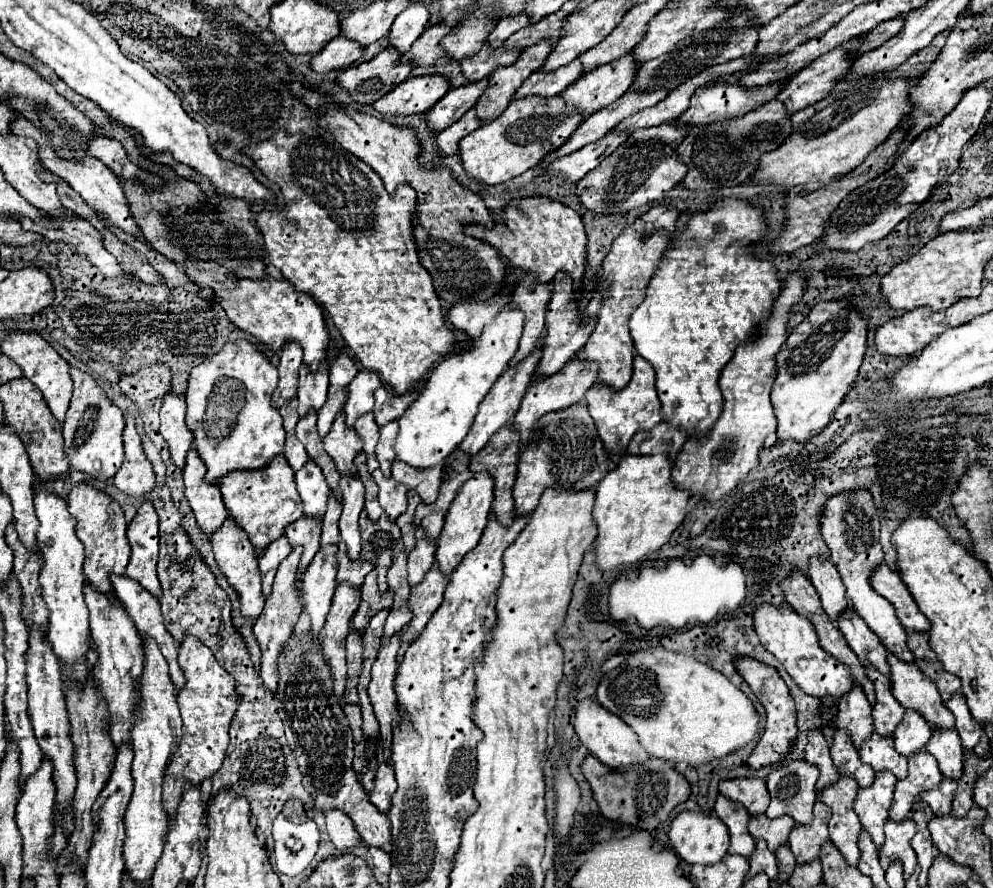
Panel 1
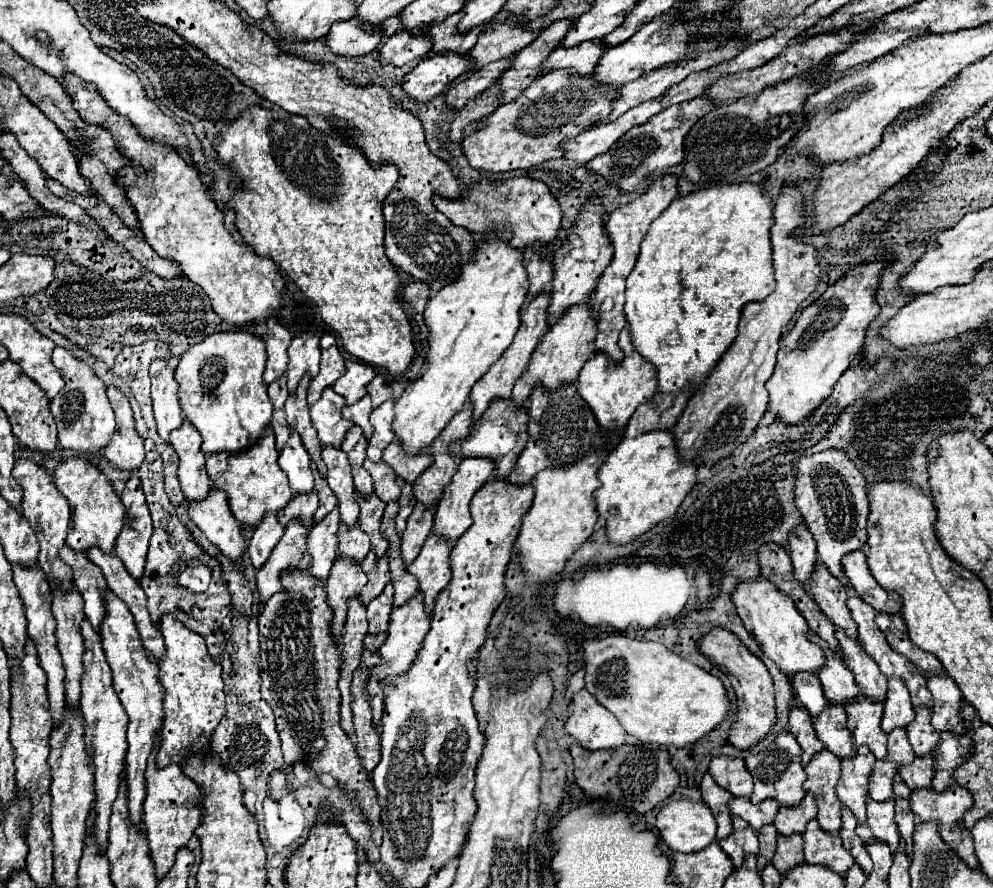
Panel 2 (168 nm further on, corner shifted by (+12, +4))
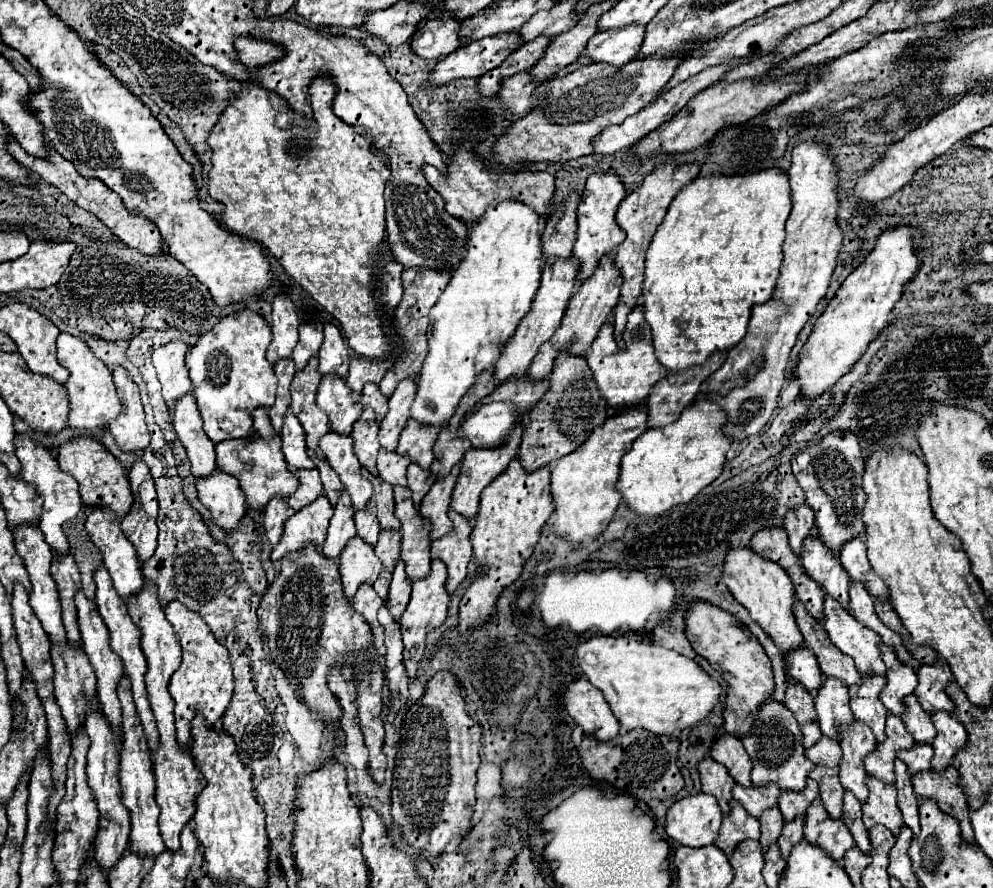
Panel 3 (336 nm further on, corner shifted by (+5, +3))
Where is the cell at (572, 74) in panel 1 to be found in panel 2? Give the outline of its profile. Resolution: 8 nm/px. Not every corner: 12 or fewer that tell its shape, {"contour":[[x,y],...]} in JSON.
{"contour":[[599,39],[557,47],[543,73],[573,69],[589,77],[603,55]]}

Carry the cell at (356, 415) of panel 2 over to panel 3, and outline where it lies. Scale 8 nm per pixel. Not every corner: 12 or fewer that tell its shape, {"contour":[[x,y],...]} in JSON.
{"contour":[[368,382],[360,402],[374,408],[376,420],[382,422],[388,412],[388,398],[380,394],[378,384]]}

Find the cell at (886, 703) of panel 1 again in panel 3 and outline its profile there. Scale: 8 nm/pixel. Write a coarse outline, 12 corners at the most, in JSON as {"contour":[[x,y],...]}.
{"contour":[[832,596],[824,628],[862,676],[886,674],[880,636]]}

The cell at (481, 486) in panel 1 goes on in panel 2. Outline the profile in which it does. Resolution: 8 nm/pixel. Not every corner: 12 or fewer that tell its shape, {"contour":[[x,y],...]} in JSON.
{"contour":[[463,459],[437,503],[433,533],[457,541],[493,461]]}

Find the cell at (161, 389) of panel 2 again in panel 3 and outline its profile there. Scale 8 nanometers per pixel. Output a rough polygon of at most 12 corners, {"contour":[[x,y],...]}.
{"contour":[[174,340],[152,354],[162,396],[174,402],[192,388],[184,364],[186,342]]}

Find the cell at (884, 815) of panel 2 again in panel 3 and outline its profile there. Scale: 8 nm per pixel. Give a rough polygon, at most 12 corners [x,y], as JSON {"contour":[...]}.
{"contour":[[868,776],[862,804],[866,828],[884,824],[900,832],[896,786]]}

